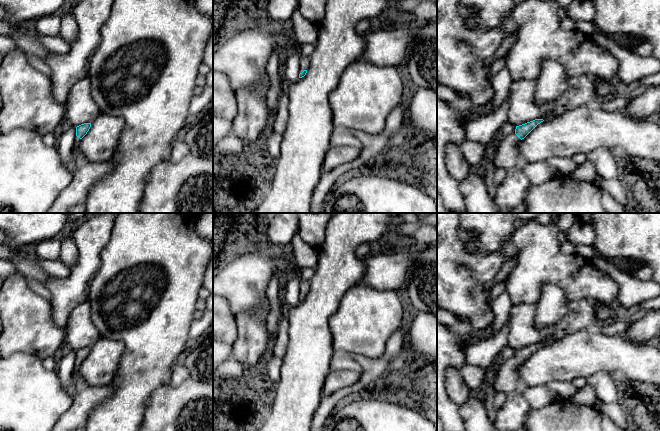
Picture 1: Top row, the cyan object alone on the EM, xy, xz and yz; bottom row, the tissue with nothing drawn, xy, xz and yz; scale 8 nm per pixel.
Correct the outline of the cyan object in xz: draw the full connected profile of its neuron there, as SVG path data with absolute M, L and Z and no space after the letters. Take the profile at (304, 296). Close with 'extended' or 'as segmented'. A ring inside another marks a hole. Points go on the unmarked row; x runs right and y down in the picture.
M300 278L299 302L302 302L306 299L309 289L310 289L310 281Z | extended

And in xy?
M84 347L76 351L76 361L75 361L75 367L74 371L72 373L72 379L74 382L78 383L80 387L84 386L83 383L80 381L79 378L79 367L81 363L87 358L91 351L91 347Z | extended

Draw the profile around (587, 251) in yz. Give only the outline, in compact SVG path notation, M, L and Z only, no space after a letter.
M576 245L576 253L587 260L591 260L596 250L593 245Z

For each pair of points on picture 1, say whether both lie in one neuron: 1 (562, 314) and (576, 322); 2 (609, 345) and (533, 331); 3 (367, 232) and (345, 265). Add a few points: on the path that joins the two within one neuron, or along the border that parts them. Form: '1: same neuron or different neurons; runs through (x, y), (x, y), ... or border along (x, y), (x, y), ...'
1: different neurons; border along (575, 307), (575, 313), (565, 323)
2: different neurons; border along (562, 336), (544, 345)
3: same neuron; runs through (358, 237), (345, 250), (345, 256)

